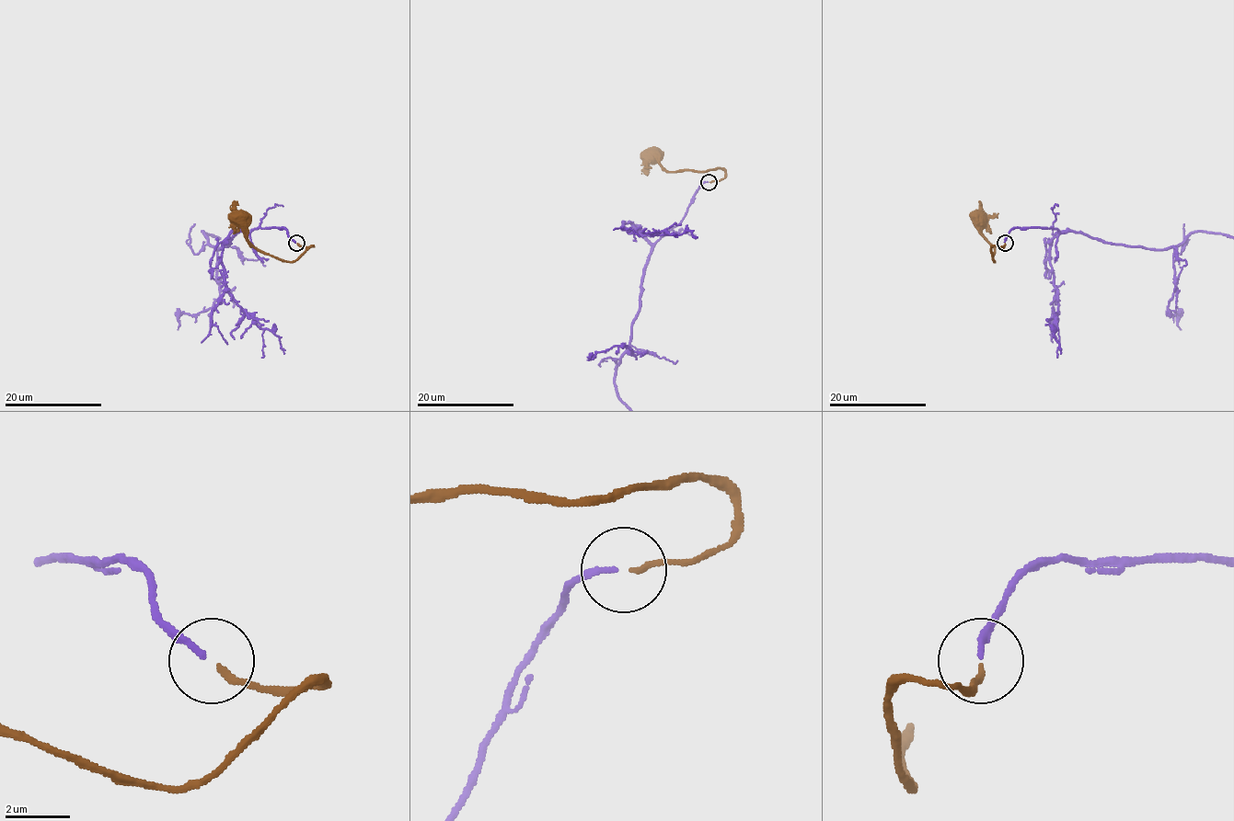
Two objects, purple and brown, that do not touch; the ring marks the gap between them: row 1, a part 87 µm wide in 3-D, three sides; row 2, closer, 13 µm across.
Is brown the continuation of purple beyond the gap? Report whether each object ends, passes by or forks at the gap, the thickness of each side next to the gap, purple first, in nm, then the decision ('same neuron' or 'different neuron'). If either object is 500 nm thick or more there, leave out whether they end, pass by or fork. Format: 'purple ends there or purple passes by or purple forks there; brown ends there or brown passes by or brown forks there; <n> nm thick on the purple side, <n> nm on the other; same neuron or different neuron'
purple ends there; brown ends there; 160 nm thick on the purple side, 180 nm on the other; same neuron

